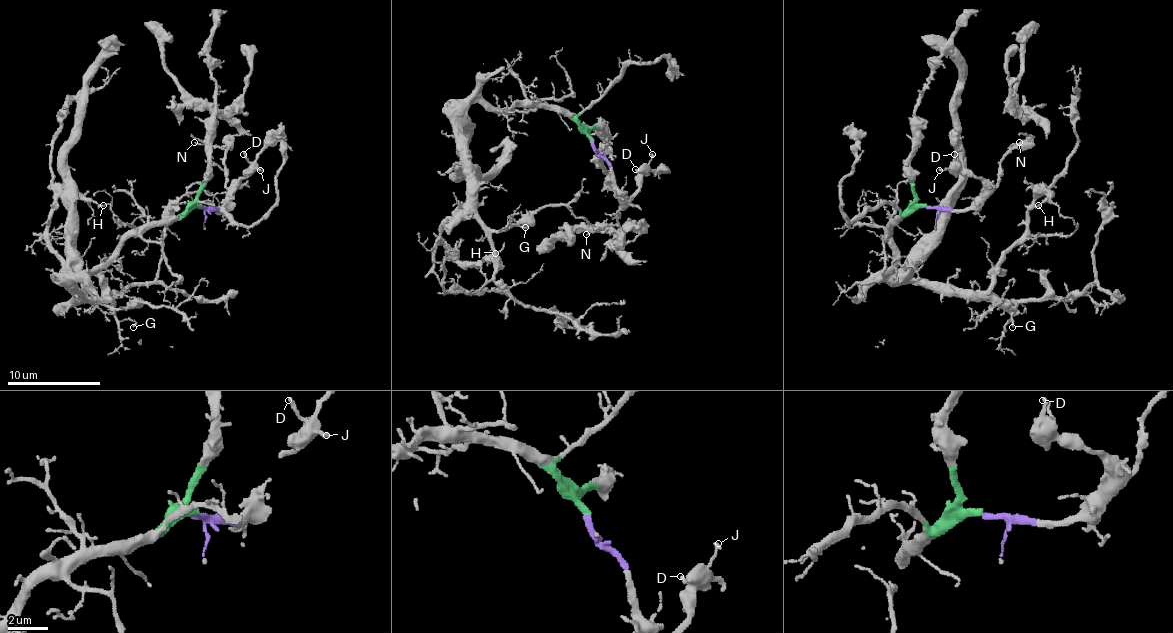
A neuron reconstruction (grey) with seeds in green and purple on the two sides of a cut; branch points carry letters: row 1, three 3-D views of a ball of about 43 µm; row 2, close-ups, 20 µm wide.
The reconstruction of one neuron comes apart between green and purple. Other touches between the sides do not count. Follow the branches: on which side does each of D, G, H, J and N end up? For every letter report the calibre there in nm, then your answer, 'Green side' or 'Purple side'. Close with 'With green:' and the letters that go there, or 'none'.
D: Thickness 170 nm. Purple side
G: Thickness 150 nm. Green side
H: Thickness 170 nm. Green side
J: Thickness 170 nm. Purple side
N: Thickness 110 nm. Purple side
With green: G, H

